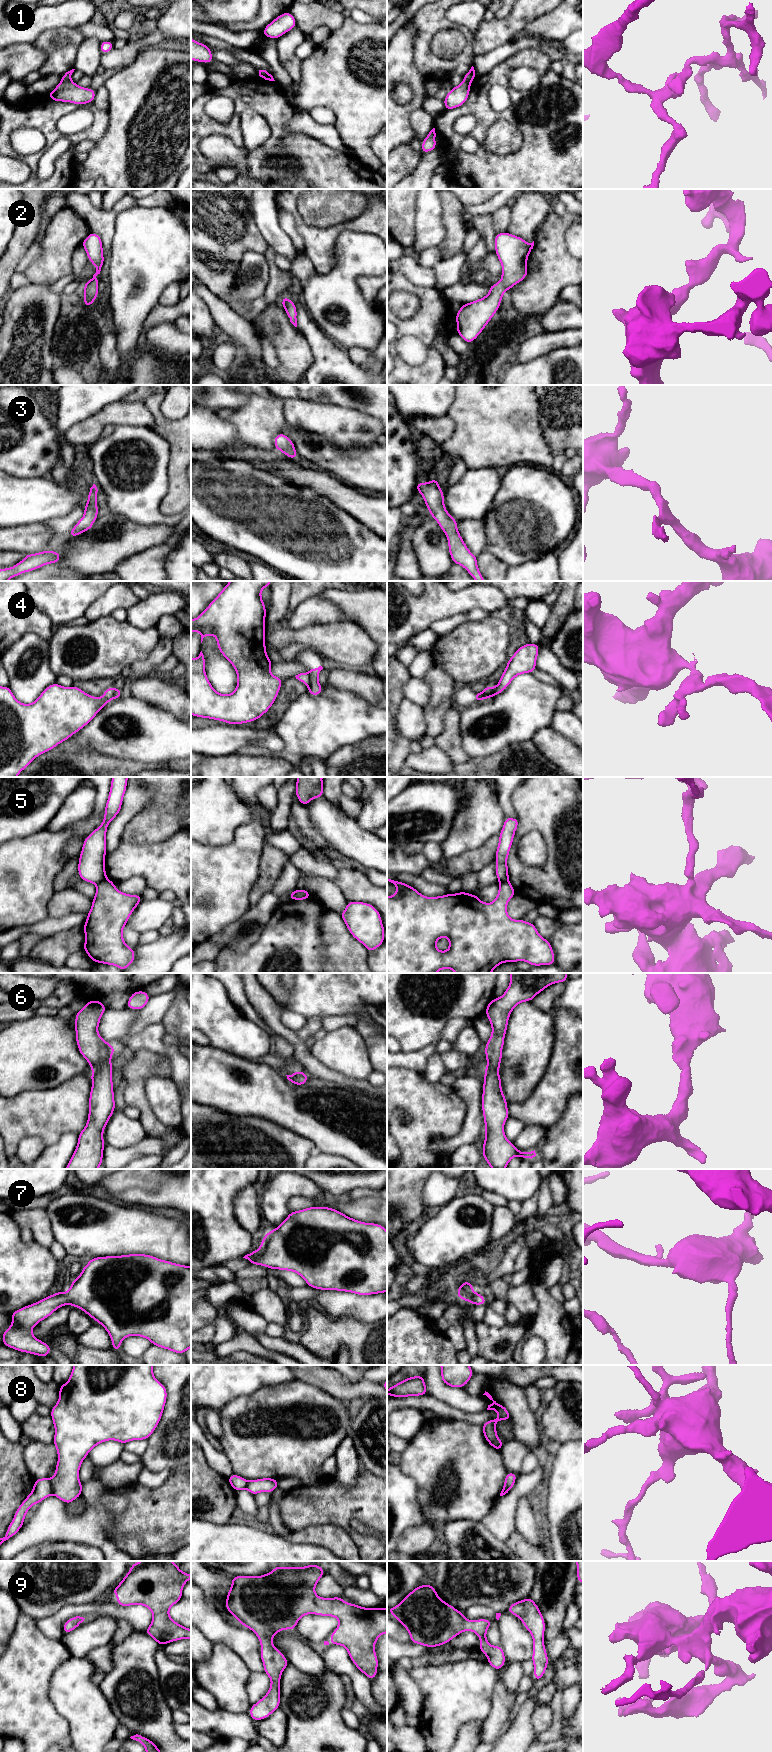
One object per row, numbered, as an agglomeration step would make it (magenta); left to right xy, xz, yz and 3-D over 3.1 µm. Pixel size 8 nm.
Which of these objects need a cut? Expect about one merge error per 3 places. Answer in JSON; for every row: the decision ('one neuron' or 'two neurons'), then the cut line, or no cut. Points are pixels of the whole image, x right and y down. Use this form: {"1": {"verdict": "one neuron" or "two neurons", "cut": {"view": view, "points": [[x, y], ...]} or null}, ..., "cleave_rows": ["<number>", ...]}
{"1": {"verdict": "two neurons", "cut": {"view": "xz", "points": [[258, 72], [269, 74]]}}, "2": {"verdict": "one neuron", "cut": null}, "3": {"verdict": "one neuron", "cut": null}, "4": {"verdict": "two neurons", "cut": {"view": "xz", "points": [[309, 674], [308, 686]]}}, "5": {"verdict": "two neurons", "cut": {"view": "yz", "points": [[508, 881], [499, 883]]}}, "6": {"verdict": "one neuron", "cut": null}, "7": {"verdict": "one neuron", "cut": null}, "8": {"verdict": "two neurons", "cut": {"view": "xy", "points": [[49, 1479], [53, 1493]]}}, "9": {"verdict": "one neuron", "cut": null}, "cleave_rows": ["1", "4", "5", "8"]}

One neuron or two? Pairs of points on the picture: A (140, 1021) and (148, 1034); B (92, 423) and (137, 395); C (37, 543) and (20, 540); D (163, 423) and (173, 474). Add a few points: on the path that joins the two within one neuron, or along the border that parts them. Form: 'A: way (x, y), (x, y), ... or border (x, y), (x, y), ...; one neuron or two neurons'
A: border (161, 1022), (148, 1024), (132, 1035), (126, 1042); two neurons
B: border (122, 400), (143, 402); two neurons
C: way (33, 540), (24, 540); one neuron
D: way (176, 436), (177, 461); one neuron

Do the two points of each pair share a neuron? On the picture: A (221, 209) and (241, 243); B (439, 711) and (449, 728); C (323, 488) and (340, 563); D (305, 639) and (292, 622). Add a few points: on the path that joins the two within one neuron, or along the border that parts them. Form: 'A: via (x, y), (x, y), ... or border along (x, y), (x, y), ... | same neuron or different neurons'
A: via (221, 217), (221, 223), (233, 235) | same neuron
B: border along (454, 705), (444, 716), (444, 729), (434, 738) | different neurons
C: border along (303, 487), (313, 489), (344, 510) | different neurons
D: border along (284, 623), (293, 629), (320, 624) | different neurons

